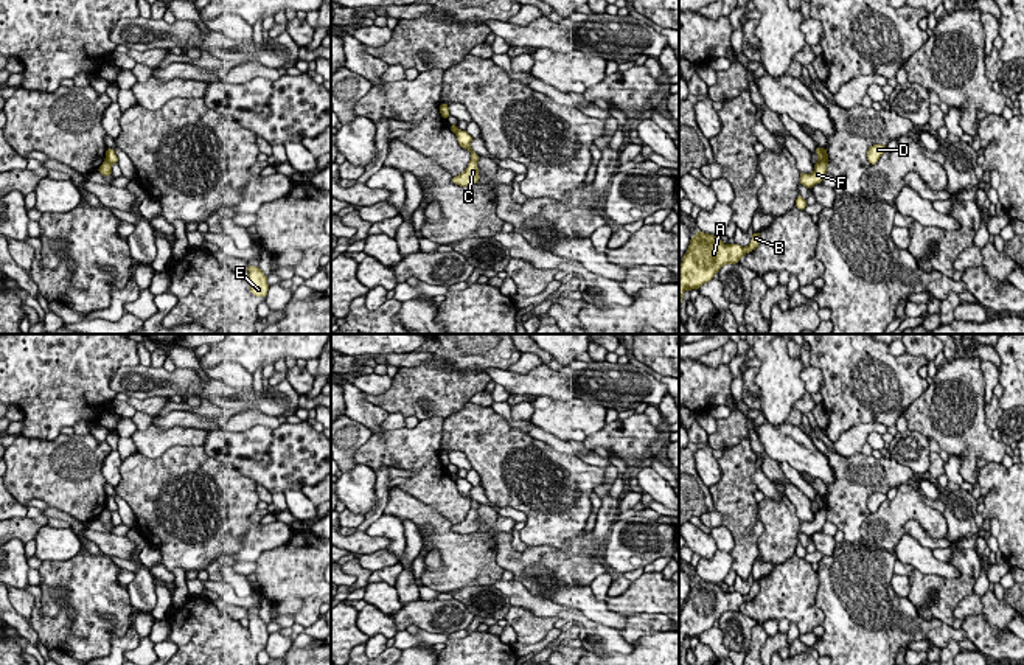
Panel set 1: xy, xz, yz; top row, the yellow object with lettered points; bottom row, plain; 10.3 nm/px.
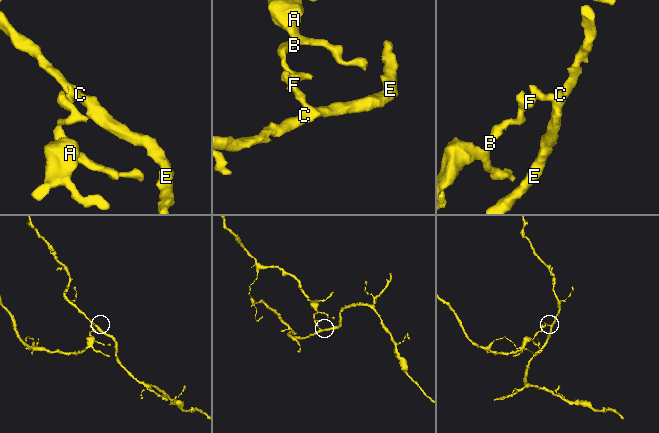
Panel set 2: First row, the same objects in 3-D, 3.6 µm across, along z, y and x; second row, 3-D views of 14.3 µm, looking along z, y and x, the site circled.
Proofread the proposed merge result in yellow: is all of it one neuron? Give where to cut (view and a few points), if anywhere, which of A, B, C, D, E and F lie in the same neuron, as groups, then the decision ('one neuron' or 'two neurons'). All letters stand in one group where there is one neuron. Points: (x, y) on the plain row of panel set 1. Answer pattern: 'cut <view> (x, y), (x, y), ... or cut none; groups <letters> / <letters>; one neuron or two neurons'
cut xy (106, 507), (111, 511); groups A B F / C D E; two neurons

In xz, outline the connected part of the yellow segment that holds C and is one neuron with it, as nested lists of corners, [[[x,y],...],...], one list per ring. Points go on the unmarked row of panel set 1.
[[[457,477],[455,483],[457,483],[458,493],[461,496],[466,496],[471,500],[471,510],[465,521],[452,525],[452,531],[457,531],[460,534],[469,534],[469,533],[479,531],[480,524],[479,524],[477,508],[480,503],[475,502],[469,494],[469,491],[472,489],[472,485],[466,479],[460,479],[460,477]]]

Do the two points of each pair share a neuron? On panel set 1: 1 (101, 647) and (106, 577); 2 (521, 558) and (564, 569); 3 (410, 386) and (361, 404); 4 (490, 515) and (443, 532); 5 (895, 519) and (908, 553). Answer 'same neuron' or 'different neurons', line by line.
1: same neuron
2: same neuron
3: different neurons
4: different neurons
5: different neurons

